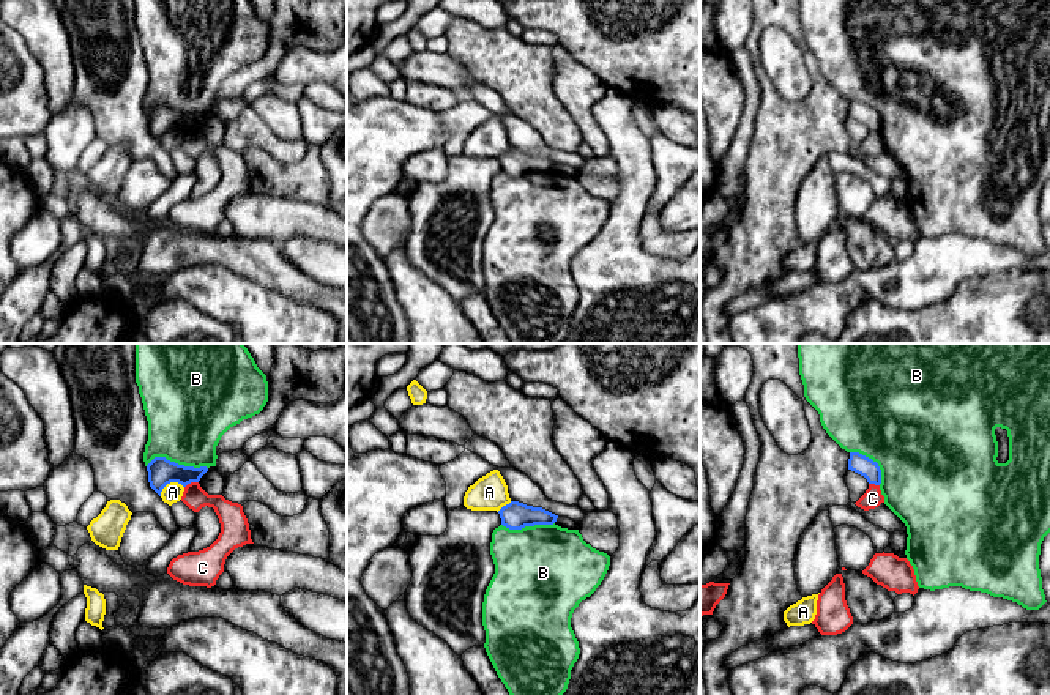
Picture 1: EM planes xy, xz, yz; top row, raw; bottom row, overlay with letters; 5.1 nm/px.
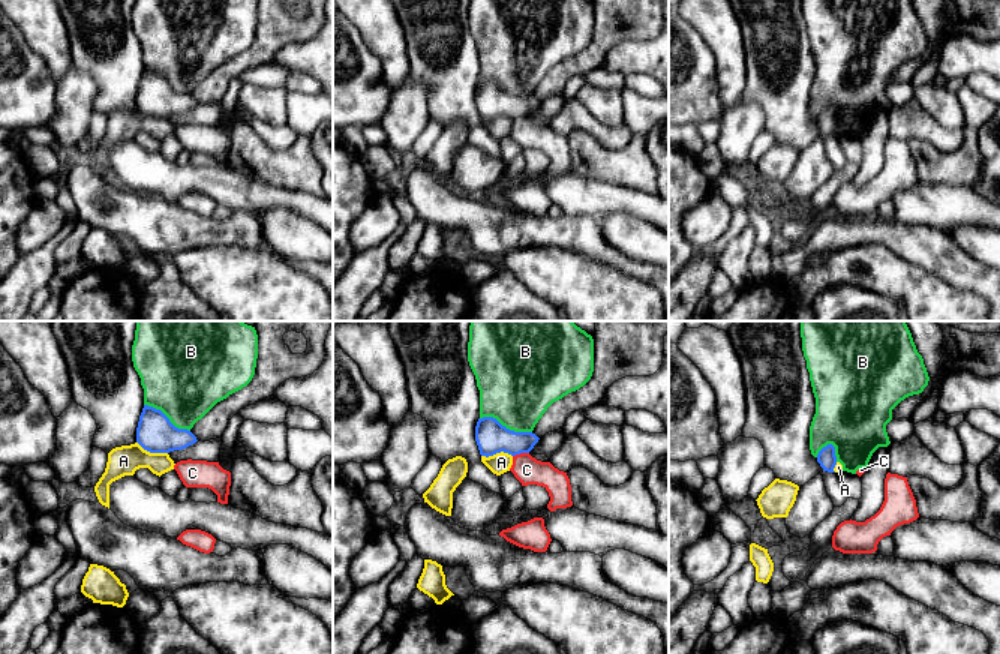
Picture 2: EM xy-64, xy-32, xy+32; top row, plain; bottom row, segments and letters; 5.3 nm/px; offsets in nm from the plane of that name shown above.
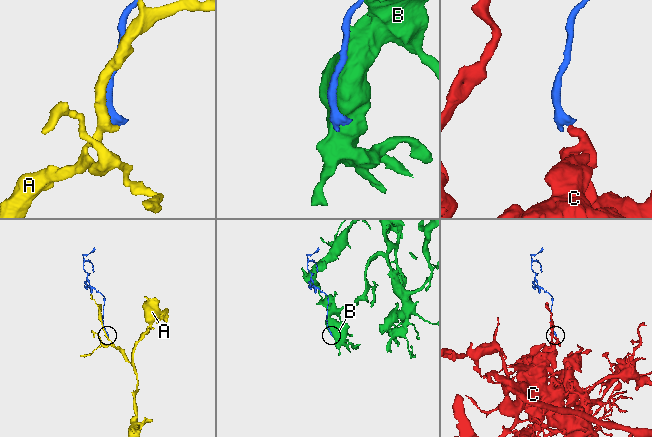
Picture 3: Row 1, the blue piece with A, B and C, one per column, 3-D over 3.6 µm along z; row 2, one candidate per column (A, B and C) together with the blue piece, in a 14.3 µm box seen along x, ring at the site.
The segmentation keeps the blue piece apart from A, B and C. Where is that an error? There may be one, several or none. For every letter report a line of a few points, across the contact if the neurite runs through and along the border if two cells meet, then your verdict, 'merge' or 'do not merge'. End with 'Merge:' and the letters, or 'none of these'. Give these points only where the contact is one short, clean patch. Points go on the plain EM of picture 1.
A: do not merge
B: do not merge
C: line xy (197, 128), (191, 128), (185, 134); do not merge
Merge: none of these

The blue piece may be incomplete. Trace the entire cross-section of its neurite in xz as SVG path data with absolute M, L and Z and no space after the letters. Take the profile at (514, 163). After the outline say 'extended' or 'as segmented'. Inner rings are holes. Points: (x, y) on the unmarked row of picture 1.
M511 148L509 151L503 153L498 161L501 172L509 177L522 177L534 172L553 172L558 165L558 162L542 154L527 153L519 148Z | as segmented

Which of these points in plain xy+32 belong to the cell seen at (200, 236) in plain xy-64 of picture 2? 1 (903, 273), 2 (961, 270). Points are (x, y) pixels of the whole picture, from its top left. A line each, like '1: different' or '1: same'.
1: different
2: same

